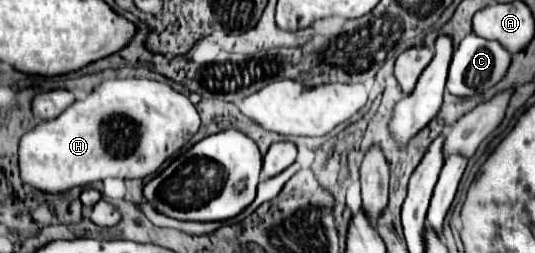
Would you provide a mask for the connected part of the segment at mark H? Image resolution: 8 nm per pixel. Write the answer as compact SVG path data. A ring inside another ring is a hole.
M110 79L98 85L84 101L76 101L62 115L44 121L20 139L20 177L24 183L46 191L64 193L72 187L88 187L106 177L144 179L182 149L200 129L200 115L192 101L166 83L152 79Z

